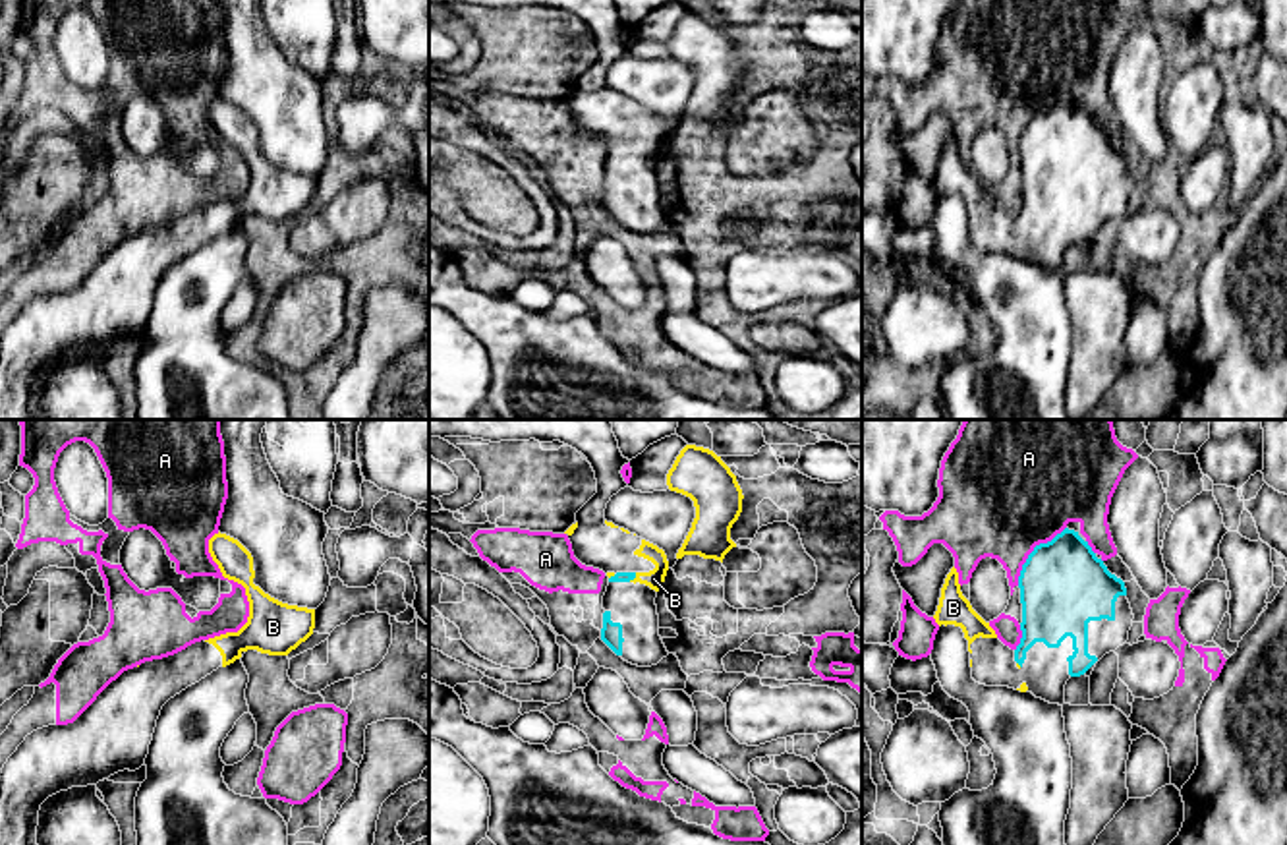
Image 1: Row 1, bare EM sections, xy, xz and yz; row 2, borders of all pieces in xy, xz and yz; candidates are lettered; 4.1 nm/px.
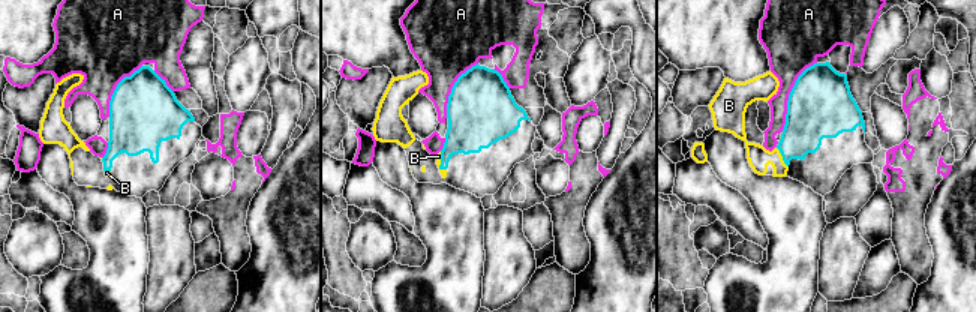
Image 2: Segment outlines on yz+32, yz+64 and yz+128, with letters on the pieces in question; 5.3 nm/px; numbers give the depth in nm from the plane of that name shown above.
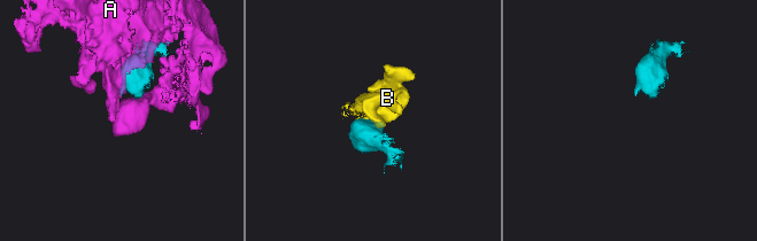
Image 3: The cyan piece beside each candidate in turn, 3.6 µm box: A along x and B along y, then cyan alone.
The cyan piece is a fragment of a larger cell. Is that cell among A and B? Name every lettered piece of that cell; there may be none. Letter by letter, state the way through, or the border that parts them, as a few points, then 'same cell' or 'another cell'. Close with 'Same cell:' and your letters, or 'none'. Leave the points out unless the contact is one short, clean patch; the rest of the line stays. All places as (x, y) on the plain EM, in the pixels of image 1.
A: another cell
B: same cell
Same cell: B

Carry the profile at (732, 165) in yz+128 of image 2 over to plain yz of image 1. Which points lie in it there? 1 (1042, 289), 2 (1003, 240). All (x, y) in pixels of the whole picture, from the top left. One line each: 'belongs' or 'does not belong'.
1: belongs
2: does not belong

